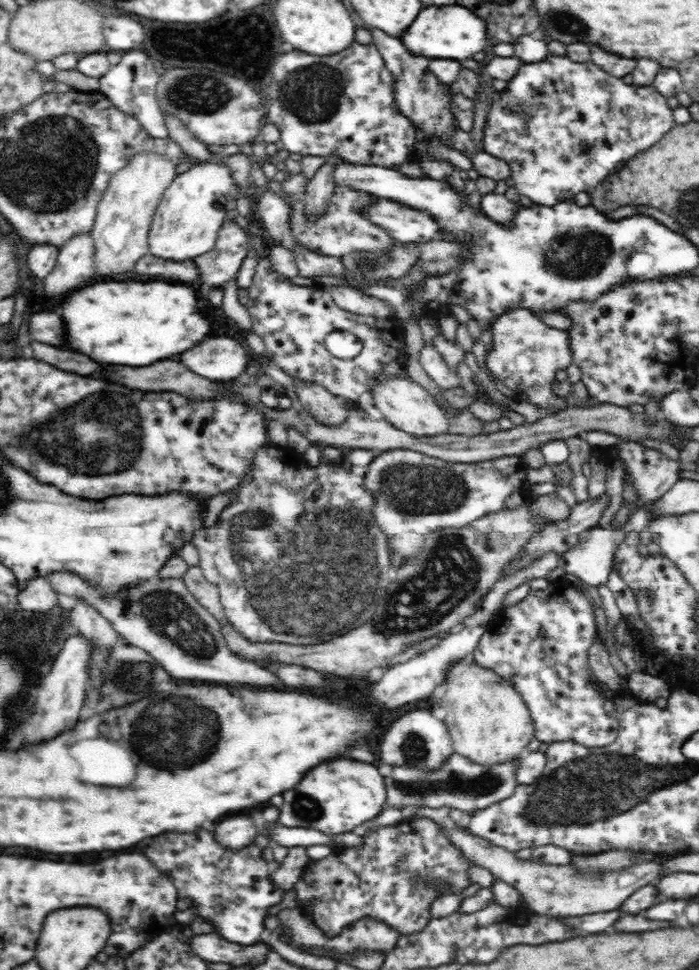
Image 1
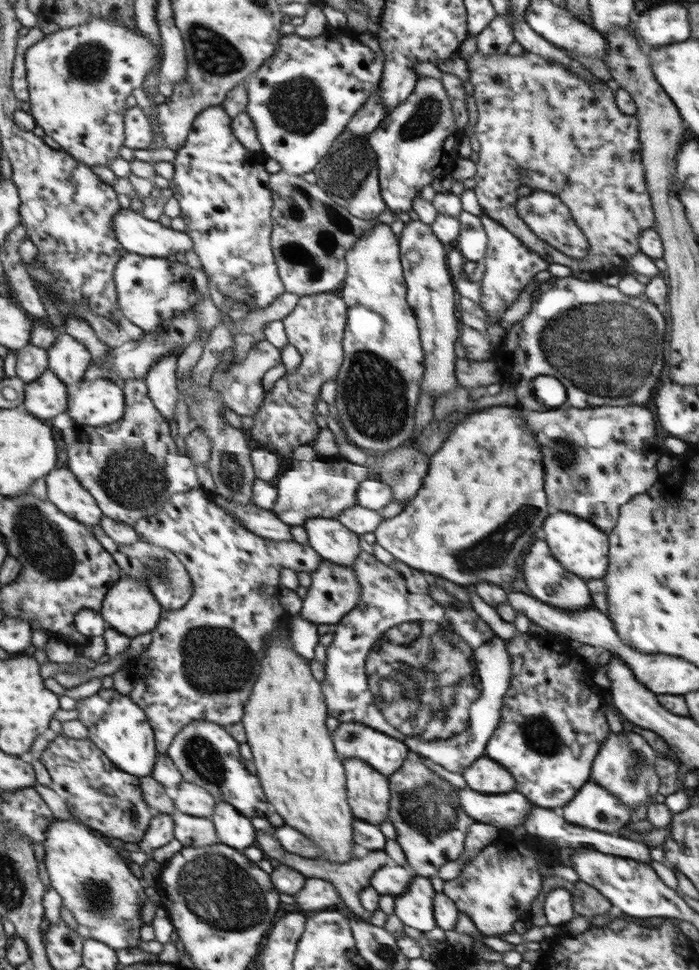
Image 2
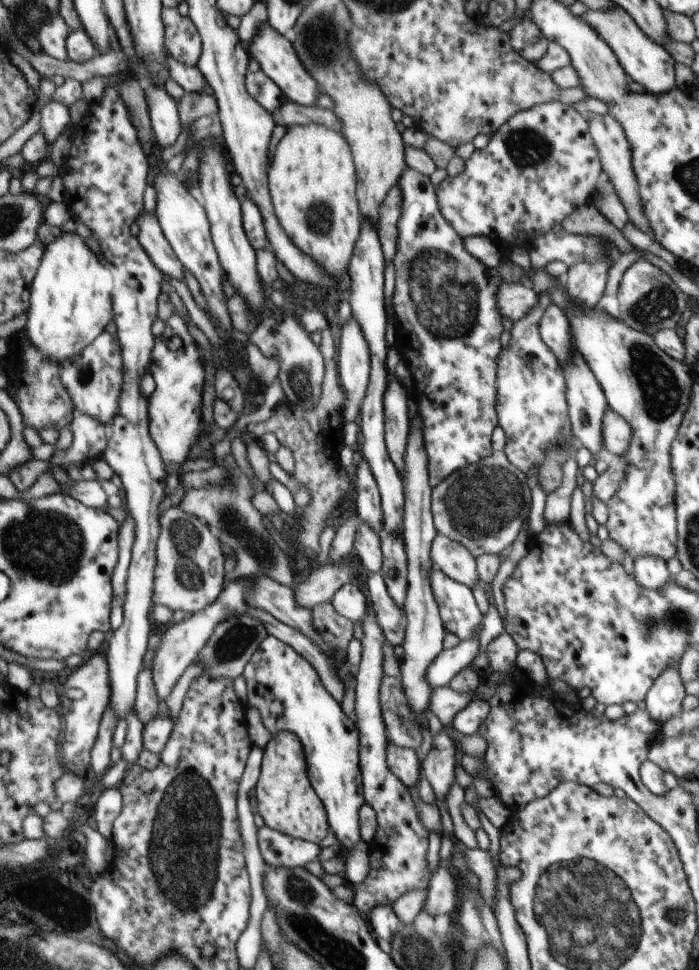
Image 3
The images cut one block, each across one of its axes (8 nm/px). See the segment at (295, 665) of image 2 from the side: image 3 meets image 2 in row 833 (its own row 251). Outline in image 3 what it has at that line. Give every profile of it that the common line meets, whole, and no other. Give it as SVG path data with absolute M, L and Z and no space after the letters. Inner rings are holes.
M292 125L287 127L270 164L269 182L271 199L275 200L275 214L283 230L306 256L314 259L331 277L348 273L359 236L358 174L350 142L339 131L325 125Z

